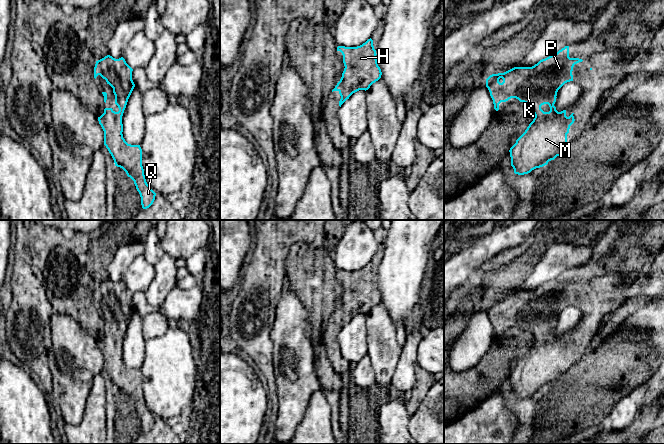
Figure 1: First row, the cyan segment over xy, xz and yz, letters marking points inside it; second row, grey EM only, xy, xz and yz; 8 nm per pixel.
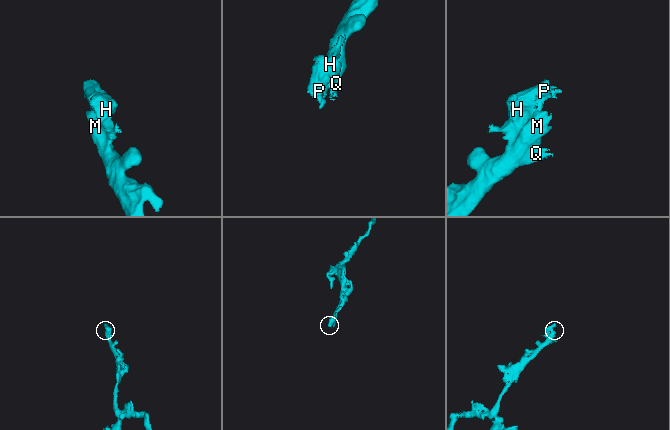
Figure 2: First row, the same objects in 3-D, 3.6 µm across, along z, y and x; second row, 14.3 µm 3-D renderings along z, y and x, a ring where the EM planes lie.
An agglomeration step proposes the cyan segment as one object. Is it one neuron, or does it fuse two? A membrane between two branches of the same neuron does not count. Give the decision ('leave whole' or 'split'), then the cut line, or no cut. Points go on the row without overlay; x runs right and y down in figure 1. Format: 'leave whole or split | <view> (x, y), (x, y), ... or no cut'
leave whole | no cut

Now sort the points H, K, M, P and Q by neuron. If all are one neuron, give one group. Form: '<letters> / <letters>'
H K M P Q

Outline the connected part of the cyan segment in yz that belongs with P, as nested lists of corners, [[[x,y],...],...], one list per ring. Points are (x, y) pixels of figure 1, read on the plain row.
[[[565,270],[532,291],[514,291],[486,303],[496,335],[501,326],[516,322],[528,328],[535,339],[509,374],[515,398],[543,391],[568,373],[567,358],[575,345],[574,337],[567,341],[566,334],[558,336],[554,328],[558,314],[573,305],[574,289],[582,285],[570,282],[569,270]]]

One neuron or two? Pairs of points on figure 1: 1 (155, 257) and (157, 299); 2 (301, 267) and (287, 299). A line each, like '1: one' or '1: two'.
1: two
2: two

